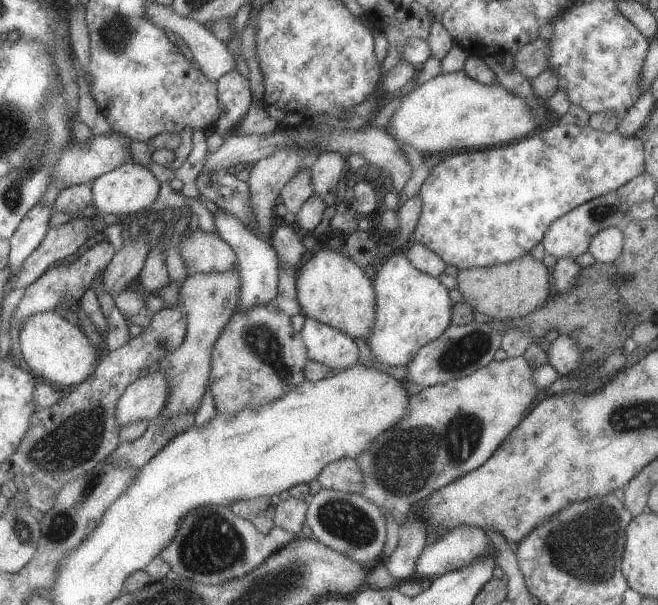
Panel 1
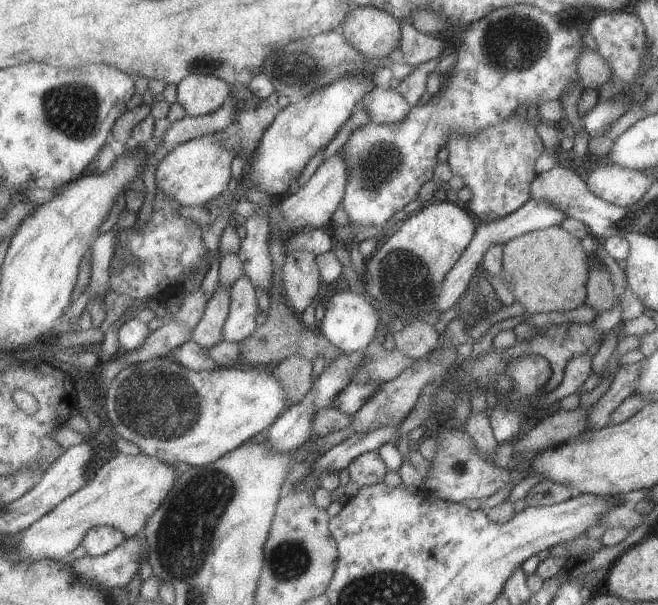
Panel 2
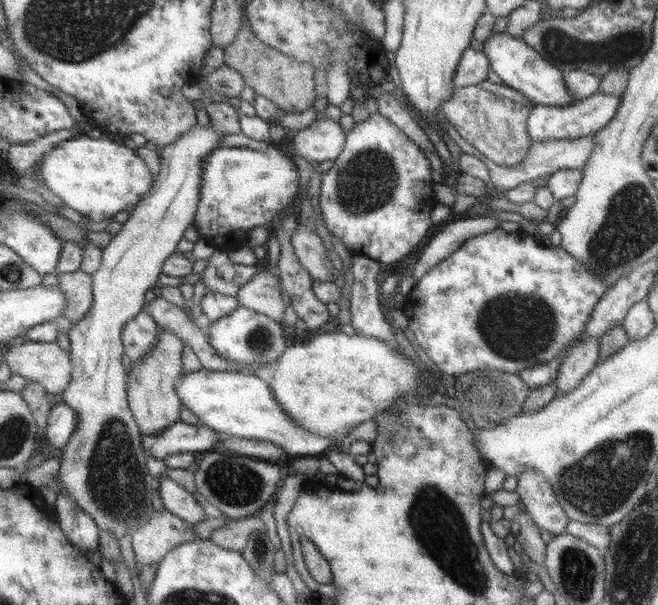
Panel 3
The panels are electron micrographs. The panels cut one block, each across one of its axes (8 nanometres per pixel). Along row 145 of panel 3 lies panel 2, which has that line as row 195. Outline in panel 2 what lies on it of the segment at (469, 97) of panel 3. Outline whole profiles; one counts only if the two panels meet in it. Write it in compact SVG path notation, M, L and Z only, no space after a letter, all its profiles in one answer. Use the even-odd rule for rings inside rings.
M511 114L507 120L491 126L491 128L483 128L475 134L449 132L447 134L447 144L444 147L448 152L446 163L451 170L451 174L463 178L464 186L467 186L469 192L471 192L471 198L464 204L464 207L470 212L477 224L499 220L499 218L507 216L527 202L530 182L534 179L533 164L544 148L539 135L535 132L533 123L519 120L517 114Z

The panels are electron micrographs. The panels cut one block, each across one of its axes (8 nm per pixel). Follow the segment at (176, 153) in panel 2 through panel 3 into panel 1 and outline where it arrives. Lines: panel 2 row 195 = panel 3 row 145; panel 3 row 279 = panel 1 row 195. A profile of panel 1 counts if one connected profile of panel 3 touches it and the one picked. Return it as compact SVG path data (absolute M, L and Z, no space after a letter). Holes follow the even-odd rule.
M134 161L121 164L90 182L91 204L98 214L119 214L129 218L148 211L159 192L159 182L149 169Z

